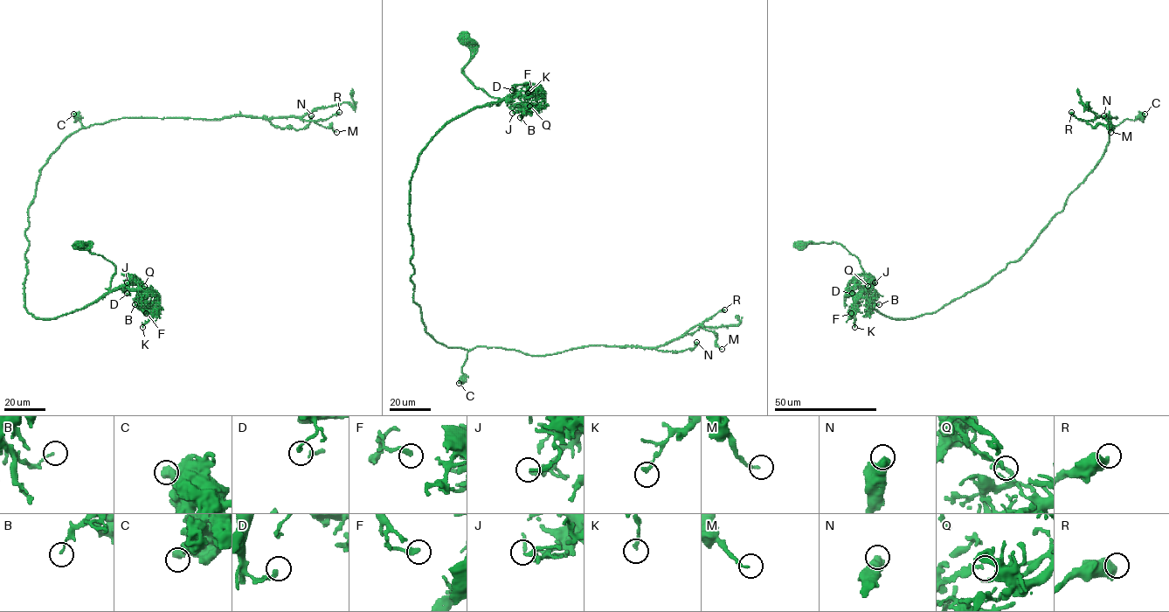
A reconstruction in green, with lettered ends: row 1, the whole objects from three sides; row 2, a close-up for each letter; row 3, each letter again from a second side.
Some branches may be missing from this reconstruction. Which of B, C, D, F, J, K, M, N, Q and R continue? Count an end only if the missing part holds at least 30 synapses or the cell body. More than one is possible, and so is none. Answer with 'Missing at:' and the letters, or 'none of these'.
Missing at: none of these

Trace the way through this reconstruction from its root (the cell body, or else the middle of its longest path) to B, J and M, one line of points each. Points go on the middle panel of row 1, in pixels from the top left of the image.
B: (463, 38), (471, 52), (463, 74), (497, 105), (515, 86), (542, 93), (542, 107), (520, 117)
J: (463, 38), (471, 52), (463, 74), (499, 98), (497, 105), (515, 91), (521, 106), (512, 113)
M: (463, 38), (463, 74), (501, 101), (452, 118), (411, 178), (425, 330), (549, 355), (701, 325), (722, 349)

